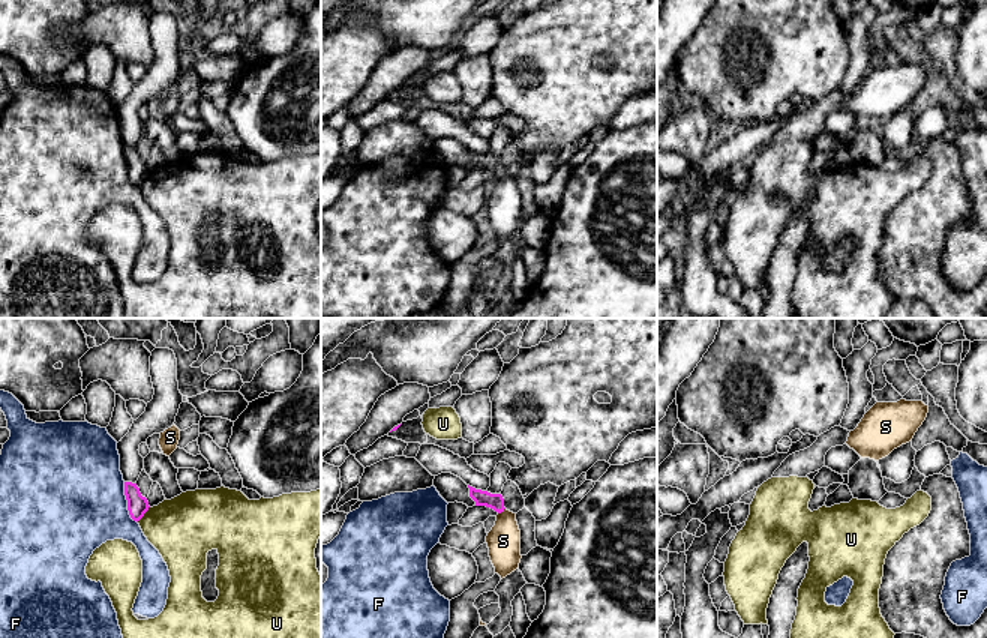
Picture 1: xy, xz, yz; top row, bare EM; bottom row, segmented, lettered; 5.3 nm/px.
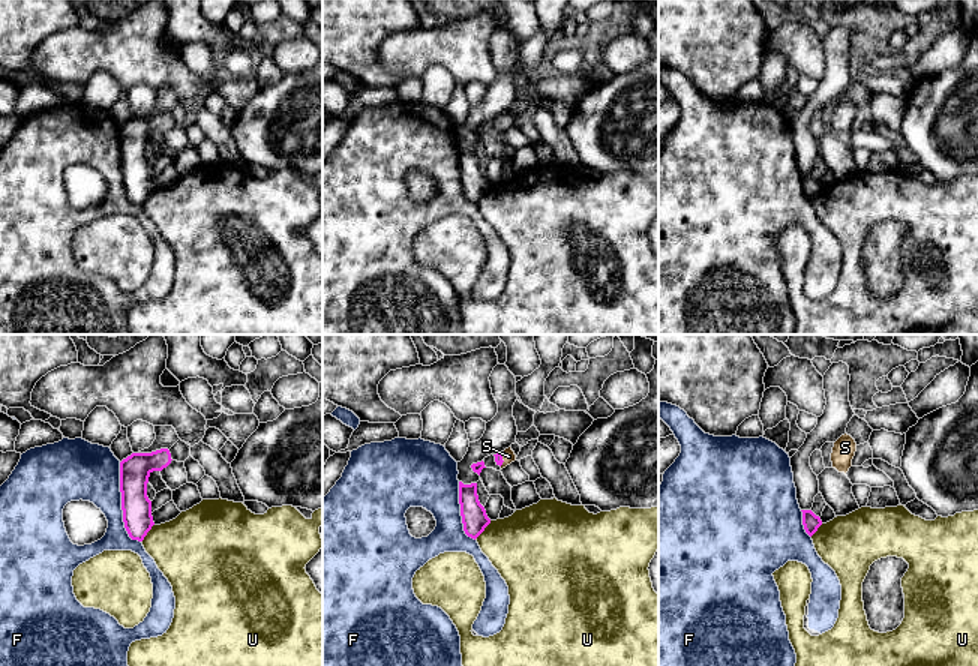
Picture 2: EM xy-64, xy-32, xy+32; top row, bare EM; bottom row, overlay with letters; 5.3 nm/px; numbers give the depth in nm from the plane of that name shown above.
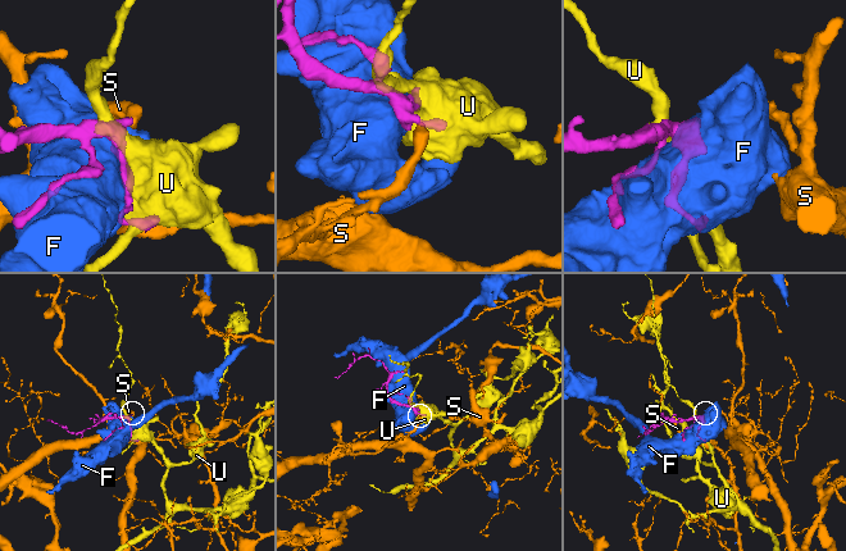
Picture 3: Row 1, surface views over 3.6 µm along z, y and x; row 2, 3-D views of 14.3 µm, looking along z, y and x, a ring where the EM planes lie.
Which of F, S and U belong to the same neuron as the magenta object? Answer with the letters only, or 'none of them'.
S

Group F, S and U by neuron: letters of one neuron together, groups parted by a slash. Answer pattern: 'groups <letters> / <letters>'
groups F / S / U

